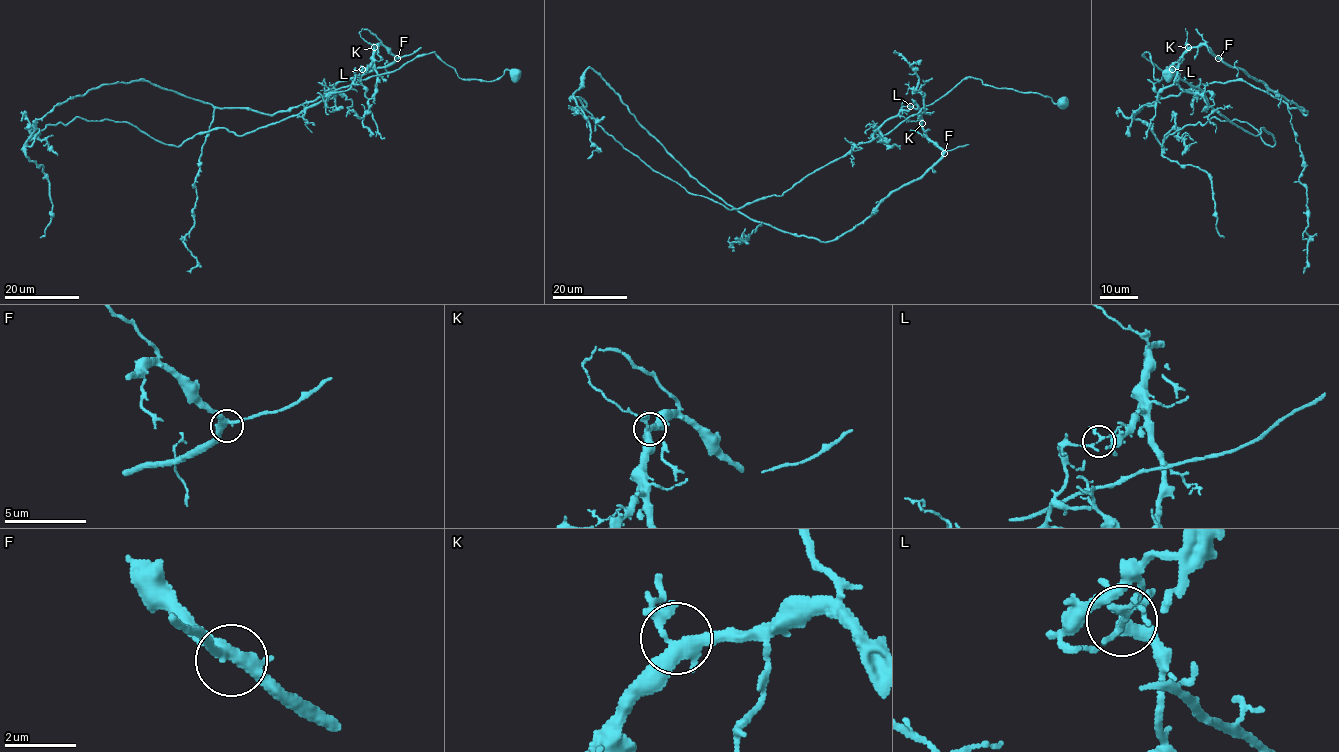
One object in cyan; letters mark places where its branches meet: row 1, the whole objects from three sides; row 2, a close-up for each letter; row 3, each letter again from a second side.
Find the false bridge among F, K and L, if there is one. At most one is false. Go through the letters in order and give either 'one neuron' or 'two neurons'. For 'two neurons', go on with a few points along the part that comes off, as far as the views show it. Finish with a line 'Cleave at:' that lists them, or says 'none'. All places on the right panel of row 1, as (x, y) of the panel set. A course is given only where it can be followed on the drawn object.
F: one neuron
K: one neuron
L: two neurons; foreign part runs (1172, 69), (1203, 44), (1307, 113), (1241, 80), (1200, 84), (1137, 112), (1163, 155), (1209, 176), (1224, 237)
Cleave at: L

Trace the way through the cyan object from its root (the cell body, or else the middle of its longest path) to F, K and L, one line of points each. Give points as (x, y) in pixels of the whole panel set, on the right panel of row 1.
F: (1264, 129), (1254, 135), (1238, 127), (1202, 94), (1182, 90), (1171, 70), (1189, 49), (1203, 44), (1218, 58)
K: (1264, 129), (1257, 135), (1245, 132), (1217, 113), (1202, 94), (1180, 87), (1171, 70), (1188, 47)
L: (1264, 129), (1254, 135), (1238, 127), (1217, 113), (1202, 94), (1182, 90), (1172, 69)

